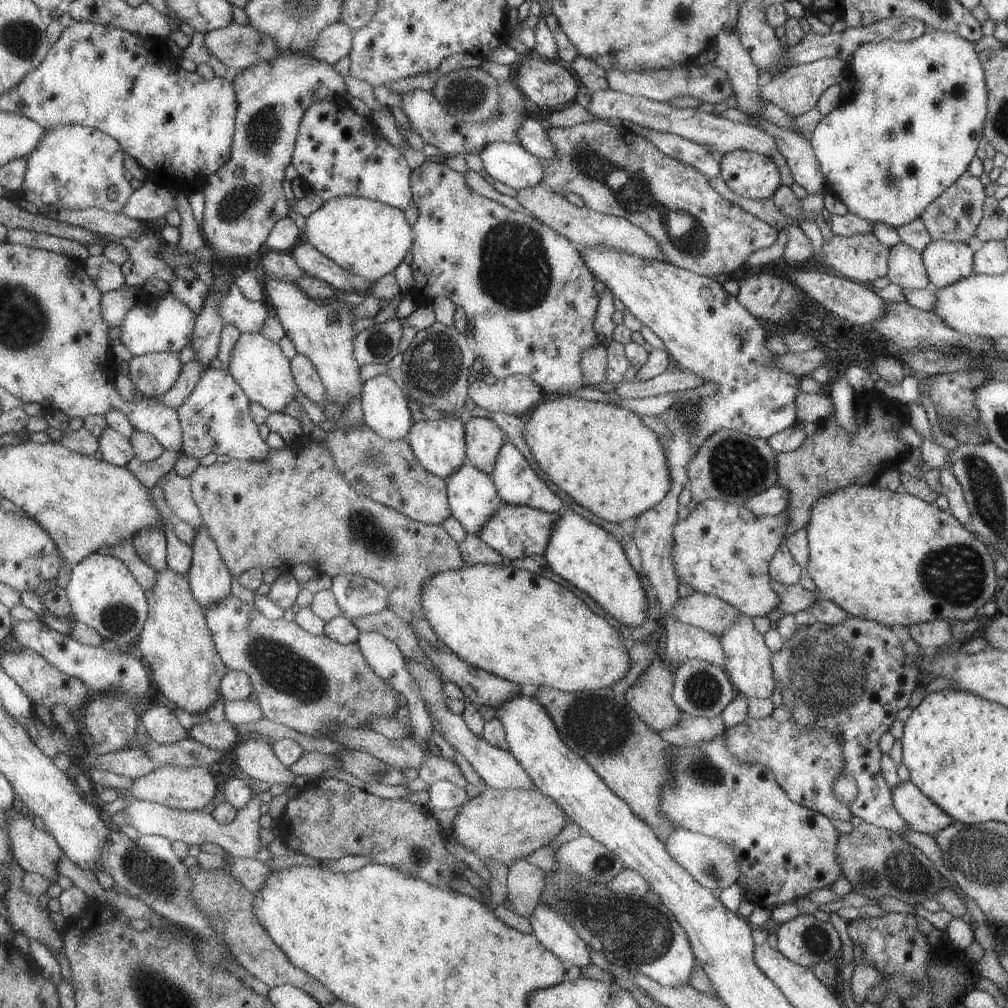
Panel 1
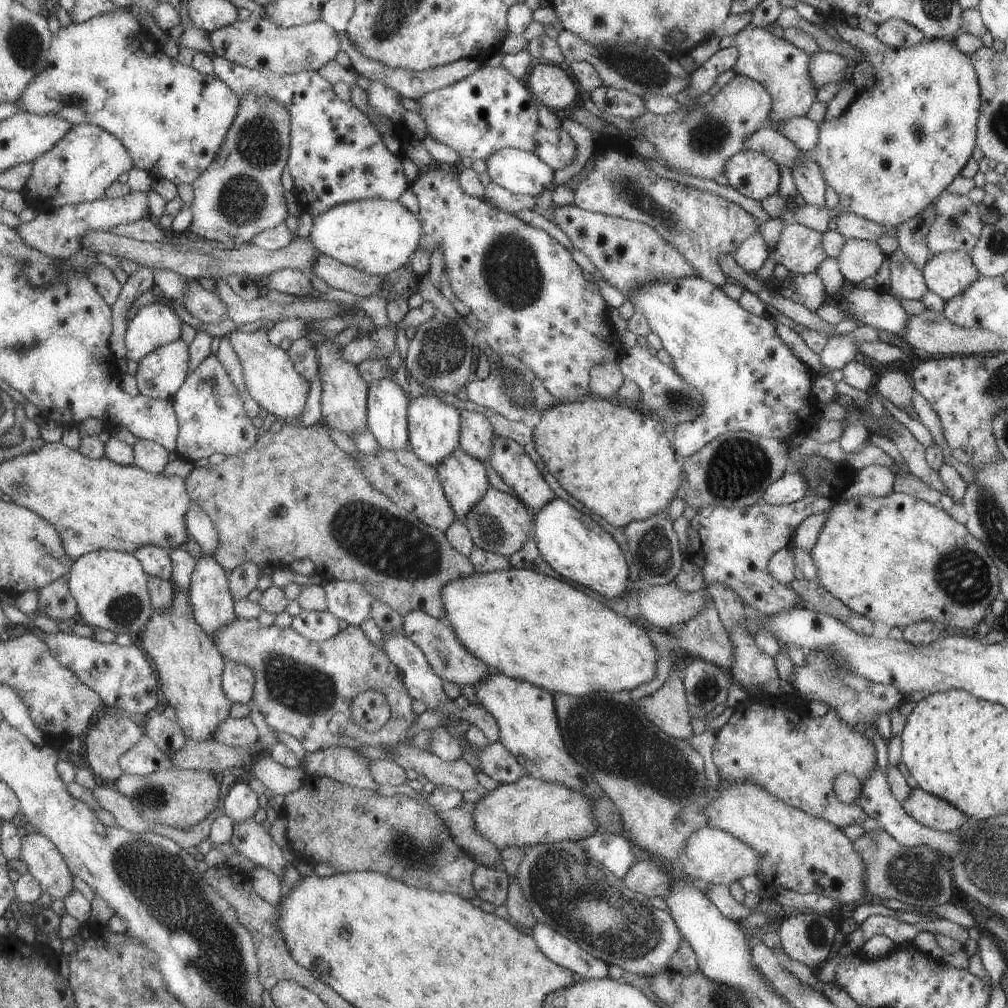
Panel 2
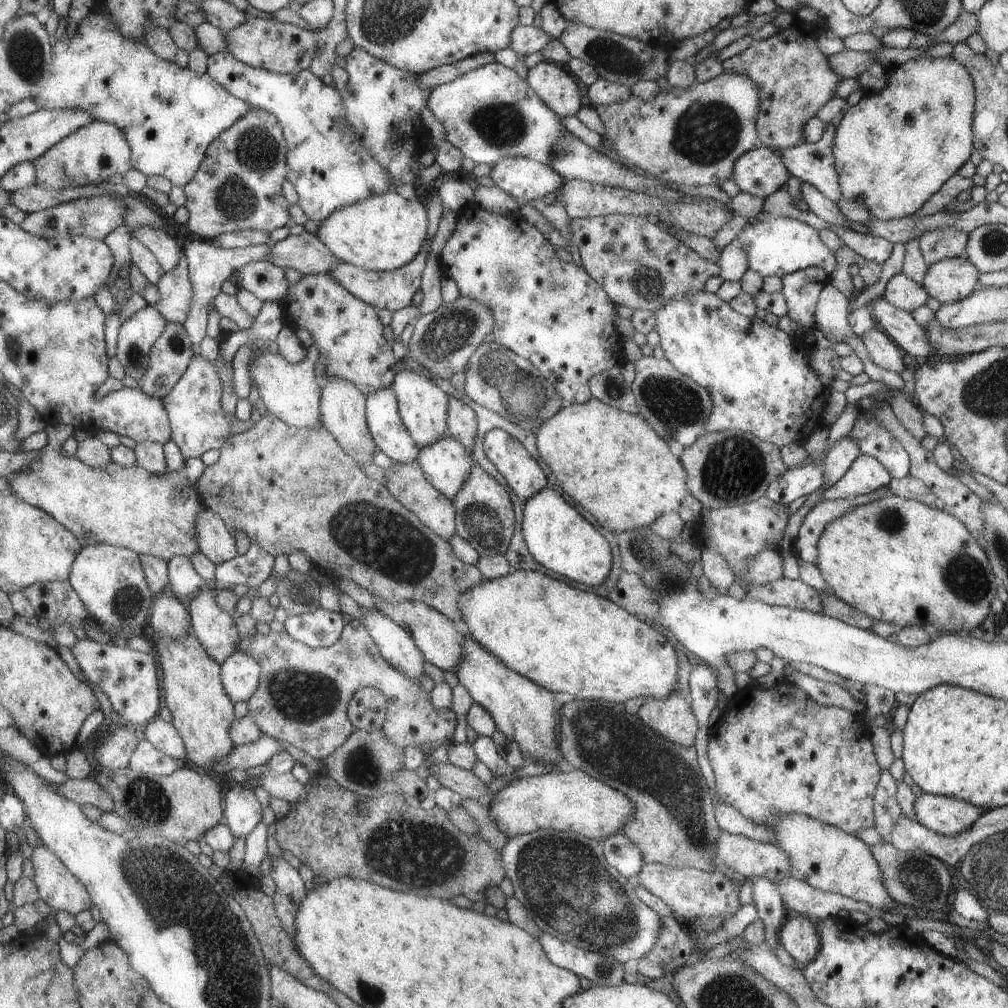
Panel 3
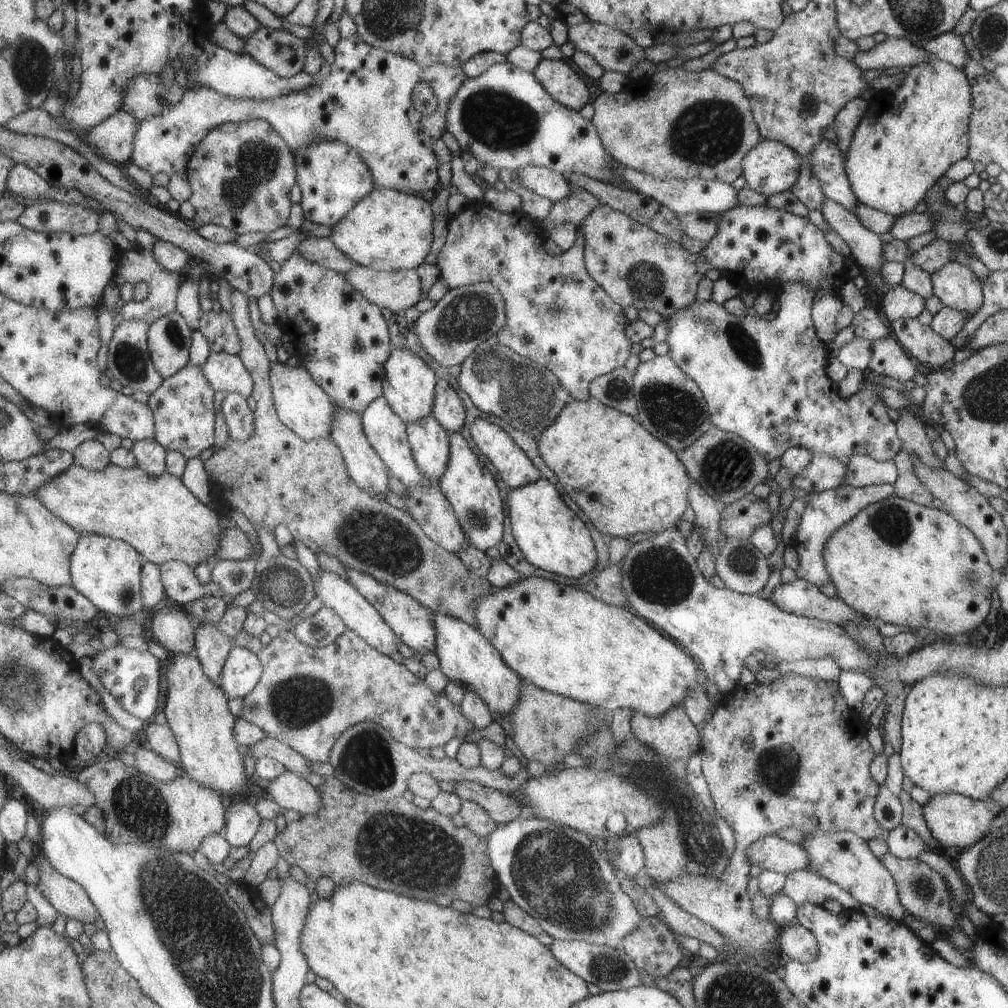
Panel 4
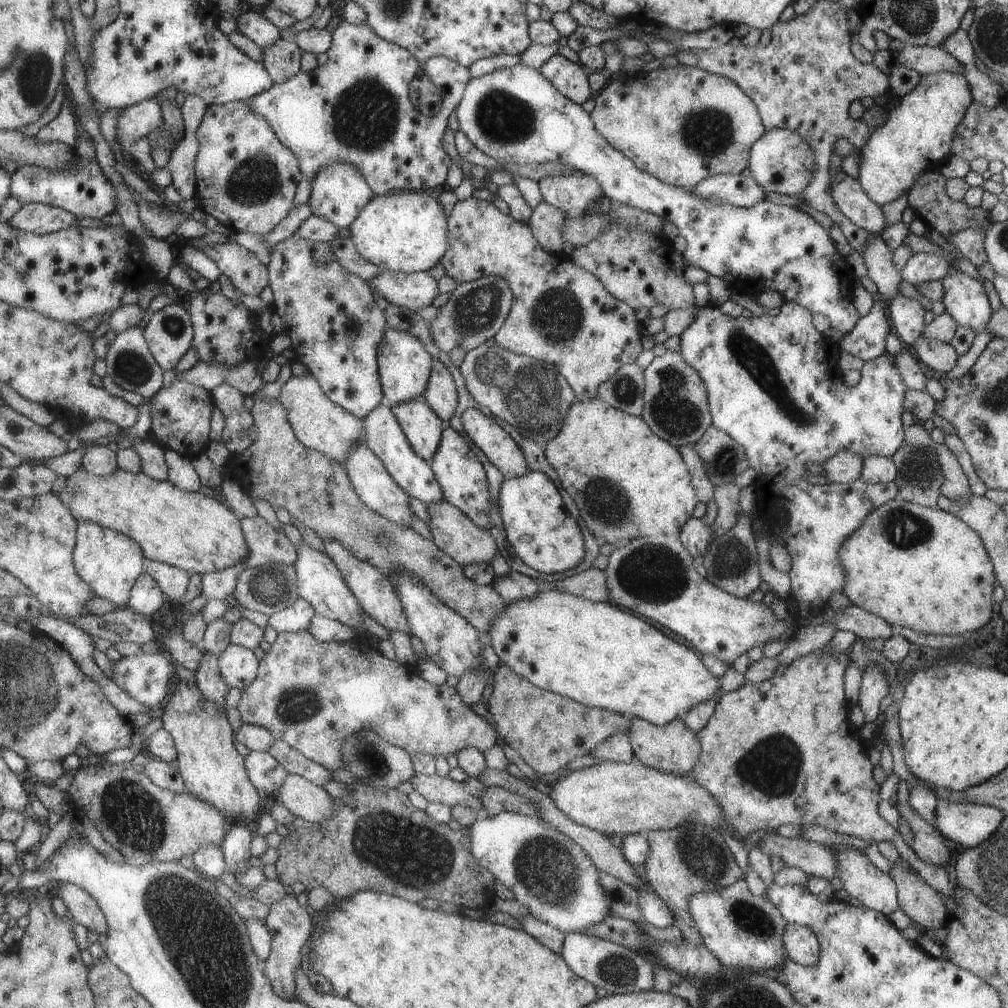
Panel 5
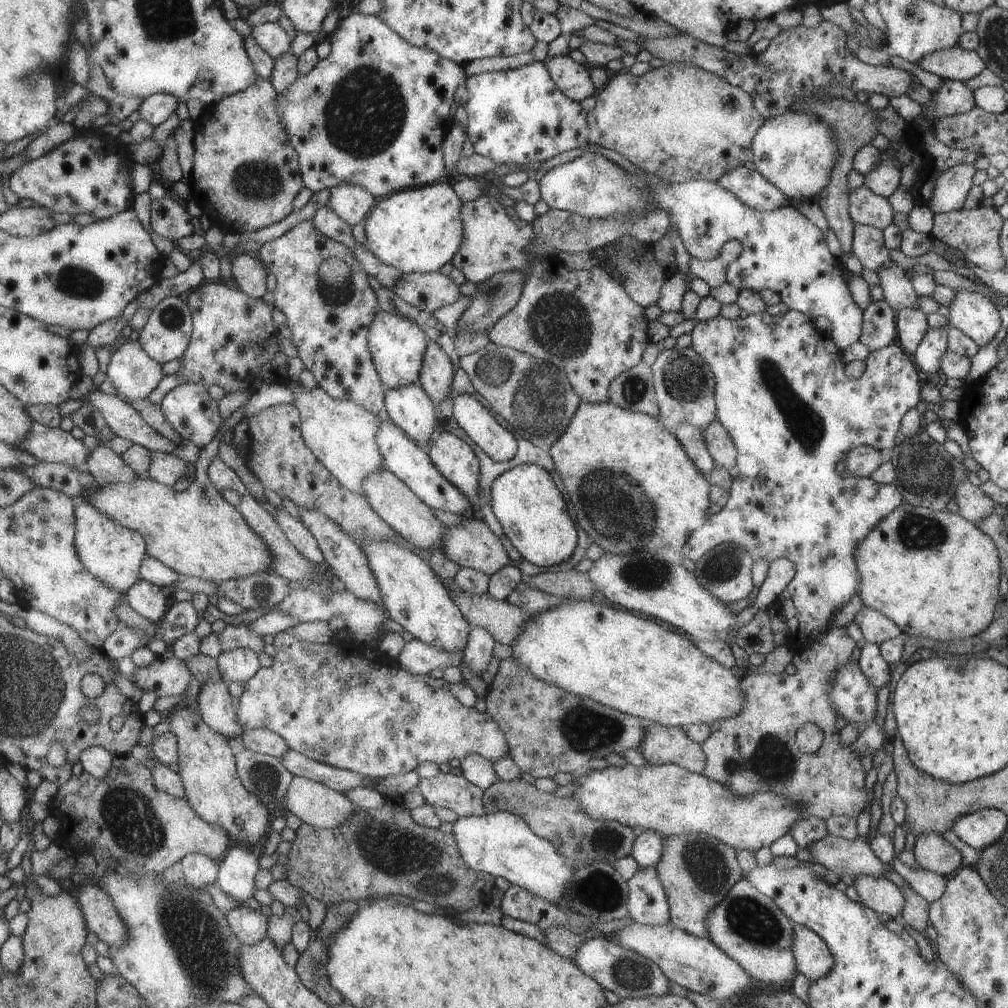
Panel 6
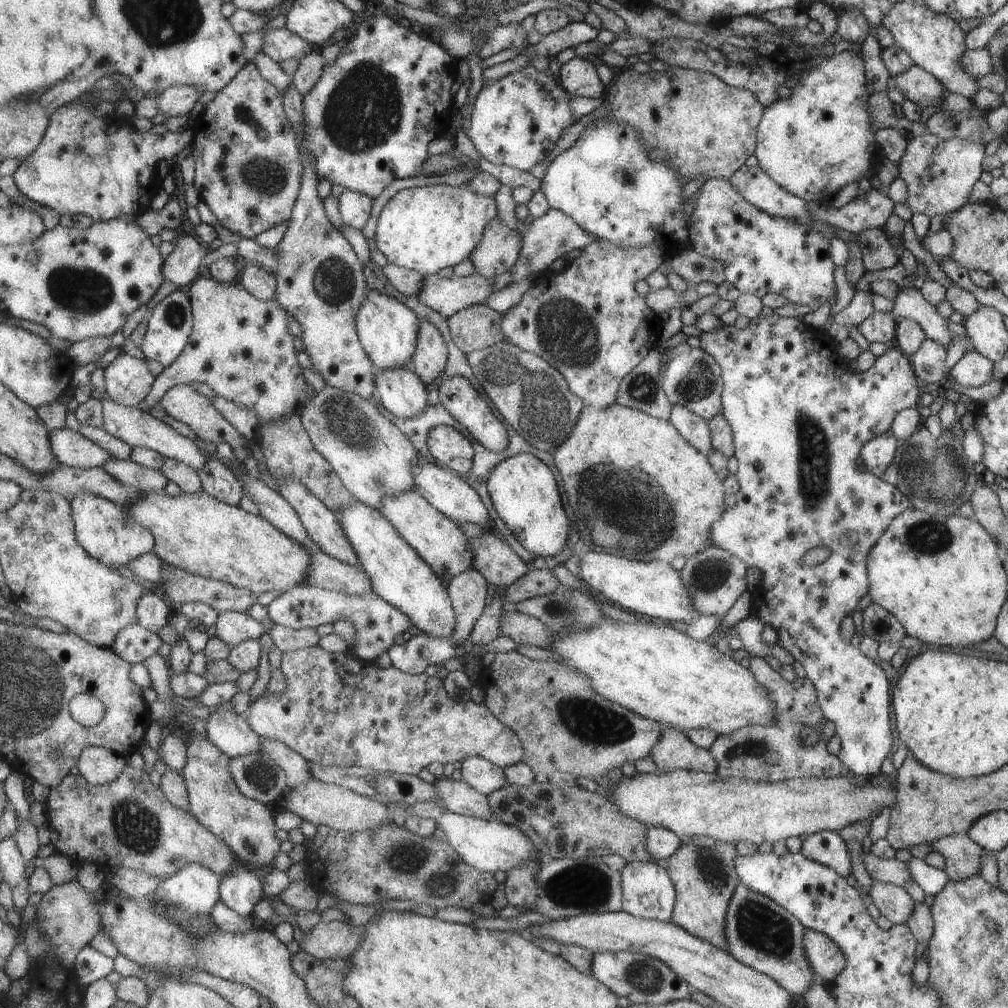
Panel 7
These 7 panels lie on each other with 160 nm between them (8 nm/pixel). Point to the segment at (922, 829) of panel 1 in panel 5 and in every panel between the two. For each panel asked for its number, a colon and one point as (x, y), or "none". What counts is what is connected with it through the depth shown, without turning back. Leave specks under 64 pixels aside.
2: (930, 811)
3: (946, 815)
4: (954, 820)
5: (968, 824)

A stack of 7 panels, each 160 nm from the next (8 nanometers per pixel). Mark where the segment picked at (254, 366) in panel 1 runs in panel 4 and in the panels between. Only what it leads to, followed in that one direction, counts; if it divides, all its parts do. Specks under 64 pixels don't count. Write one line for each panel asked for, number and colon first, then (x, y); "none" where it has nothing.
2: (271, 379)
3: (290, 391)
4: (302, 405)

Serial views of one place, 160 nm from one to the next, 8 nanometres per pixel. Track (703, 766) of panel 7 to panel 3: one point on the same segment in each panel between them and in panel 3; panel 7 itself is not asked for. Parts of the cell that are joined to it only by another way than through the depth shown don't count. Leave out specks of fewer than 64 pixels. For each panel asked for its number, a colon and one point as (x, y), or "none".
3: (671, 718)
4: (672, 735)
5: (673, 748)
6: (660, 745)

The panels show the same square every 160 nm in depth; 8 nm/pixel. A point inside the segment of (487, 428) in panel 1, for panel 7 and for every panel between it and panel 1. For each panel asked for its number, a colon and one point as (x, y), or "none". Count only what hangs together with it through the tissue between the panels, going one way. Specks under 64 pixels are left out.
2: (476, 433)
3: (461, 421)
4: (447, 408)
5: (440, 395)
6: (435, 377)
7: (429, 358)

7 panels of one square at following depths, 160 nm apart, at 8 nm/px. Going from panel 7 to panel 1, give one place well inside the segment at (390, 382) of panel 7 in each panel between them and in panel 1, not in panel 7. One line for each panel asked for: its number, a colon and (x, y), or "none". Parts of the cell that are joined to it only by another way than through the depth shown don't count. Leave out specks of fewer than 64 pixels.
1: (472, 499)
2: (463, 479)
3: (446, 464)
4: (429, 443)
5: (422, 428)
6: (409, 407)

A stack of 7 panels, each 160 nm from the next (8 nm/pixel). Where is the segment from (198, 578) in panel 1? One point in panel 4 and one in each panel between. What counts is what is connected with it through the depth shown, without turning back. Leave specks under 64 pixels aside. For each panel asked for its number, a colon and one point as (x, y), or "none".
2: (213, 600)
3: (216, 628)
4: (213, 645)

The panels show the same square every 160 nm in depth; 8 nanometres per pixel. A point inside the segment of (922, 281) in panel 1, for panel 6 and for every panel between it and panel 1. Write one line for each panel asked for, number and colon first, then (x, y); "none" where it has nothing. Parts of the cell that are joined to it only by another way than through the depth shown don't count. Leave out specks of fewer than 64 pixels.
2: (906, 280)
3: (903, 293)
4: (898, 303)
5: (905, 314)
6: (911, 324)

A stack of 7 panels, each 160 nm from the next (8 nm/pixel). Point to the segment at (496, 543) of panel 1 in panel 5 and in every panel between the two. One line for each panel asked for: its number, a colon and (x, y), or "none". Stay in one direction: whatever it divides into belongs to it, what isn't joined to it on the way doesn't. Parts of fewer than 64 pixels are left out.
2: (499, 523)
3: (483, 516)
4: (469, 487)
5: (461, 477)

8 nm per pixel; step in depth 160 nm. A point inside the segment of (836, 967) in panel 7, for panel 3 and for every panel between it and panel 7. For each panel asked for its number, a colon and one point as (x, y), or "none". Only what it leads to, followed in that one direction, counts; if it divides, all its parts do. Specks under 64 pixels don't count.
3: (798, 935)
4: (796, 942)
5: (799, 941)
6: (812, 957)

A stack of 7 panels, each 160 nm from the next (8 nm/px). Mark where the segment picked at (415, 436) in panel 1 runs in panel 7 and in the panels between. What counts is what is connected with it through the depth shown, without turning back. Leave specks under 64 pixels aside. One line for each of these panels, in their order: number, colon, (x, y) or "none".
2: (433, 427)
3: (422, 405)
4: (408, 385)
5: (404, 366)
6: (396, 344)
7: (387, 330)

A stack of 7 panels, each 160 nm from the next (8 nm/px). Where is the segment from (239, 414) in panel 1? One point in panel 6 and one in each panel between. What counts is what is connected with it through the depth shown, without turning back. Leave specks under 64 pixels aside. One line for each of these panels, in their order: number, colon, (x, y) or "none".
2: (212, 414)
3: (199, 423)
4: (184, 406)
5: (181, 411)
6: (190, 409)

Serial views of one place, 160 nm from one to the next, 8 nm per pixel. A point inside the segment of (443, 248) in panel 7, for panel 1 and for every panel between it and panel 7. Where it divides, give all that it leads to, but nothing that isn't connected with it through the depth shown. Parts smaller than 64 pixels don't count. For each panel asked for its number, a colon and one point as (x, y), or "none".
1: (367, 238)
2: (376, 236)
3: (383, 232)
4: (387, 230)
5: (405, 231)
6: (416, 230)

